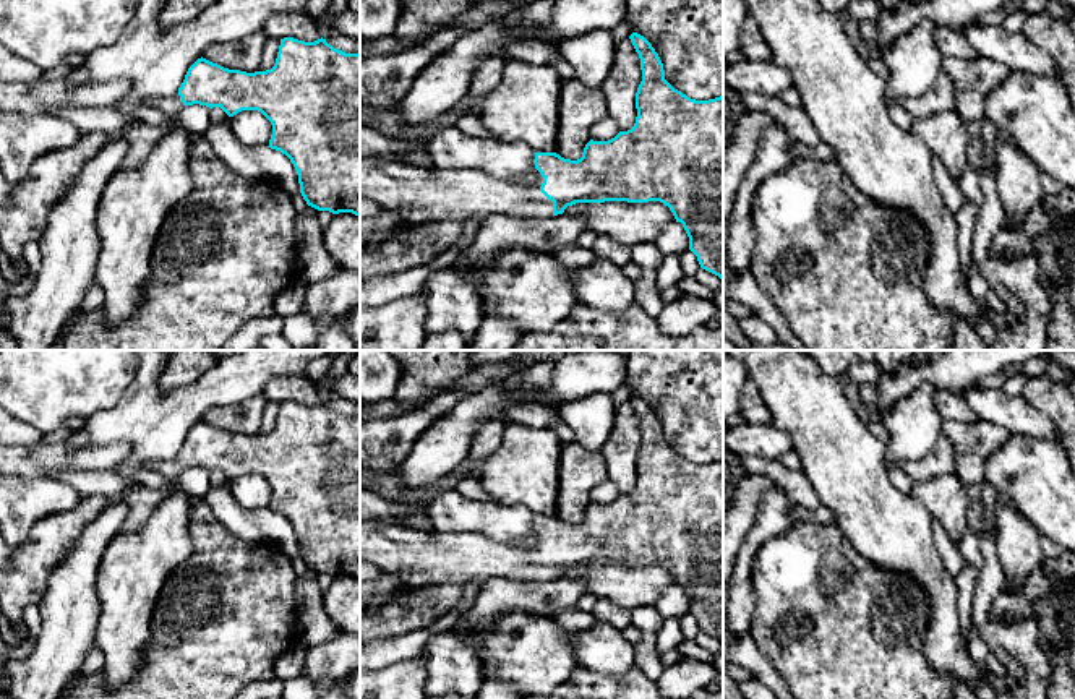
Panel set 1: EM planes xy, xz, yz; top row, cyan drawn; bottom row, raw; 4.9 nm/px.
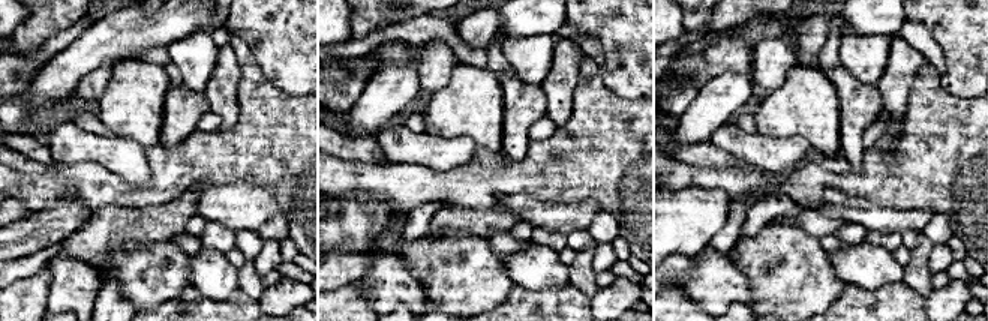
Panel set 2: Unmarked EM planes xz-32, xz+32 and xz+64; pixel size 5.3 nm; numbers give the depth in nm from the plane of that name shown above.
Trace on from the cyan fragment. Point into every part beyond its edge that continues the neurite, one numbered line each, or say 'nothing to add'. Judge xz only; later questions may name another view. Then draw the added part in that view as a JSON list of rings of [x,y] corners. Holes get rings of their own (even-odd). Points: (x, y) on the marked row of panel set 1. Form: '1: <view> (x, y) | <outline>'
1: xz (420, 192) | [[[360,154],[360,198],[400,211],[413,222],[486,219],[496,214],[551,217],[553,201],[540,191],[542,183],[538,170],[537,182],[527,187],[472,169],[439,170]]]

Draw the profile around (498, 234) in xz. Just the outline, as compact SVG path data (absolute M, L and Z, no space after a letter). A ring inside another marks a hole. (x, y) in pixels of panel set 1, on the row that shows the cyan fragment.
M496 214L482 222L475 240L459 253L457 261L486 264L499 253L514 250L551 255L561 247L574 247L584 230L584 219L572 214L542 219Z

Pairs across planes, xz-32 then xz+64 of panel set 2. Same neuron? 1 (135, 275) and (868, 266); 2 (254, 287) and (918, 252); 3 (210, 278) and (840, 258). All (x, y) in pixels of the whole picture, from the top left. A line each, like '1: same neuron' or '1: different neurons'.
1: different neurons
2: same neuron
3: same neuron

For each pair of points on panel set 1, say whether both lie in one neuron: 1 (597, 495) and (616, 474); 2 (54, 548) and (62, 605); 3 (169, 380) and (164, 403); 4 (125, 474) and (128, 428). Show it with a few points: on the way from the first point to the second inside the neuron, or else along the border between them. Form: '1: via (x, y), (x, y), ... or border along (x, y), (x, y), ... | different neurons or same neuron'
1: border along (608, 479), (620, 493) | different neurons
2: border along (80, 534), (70, 553), (49, 576), (39, 599) | different neurons
3: border along (201, 377), (174, 390), (162, 390), (158, 385) | different neurons
4: via (133, 463), (137, 459), (137, 440) | same neuron

